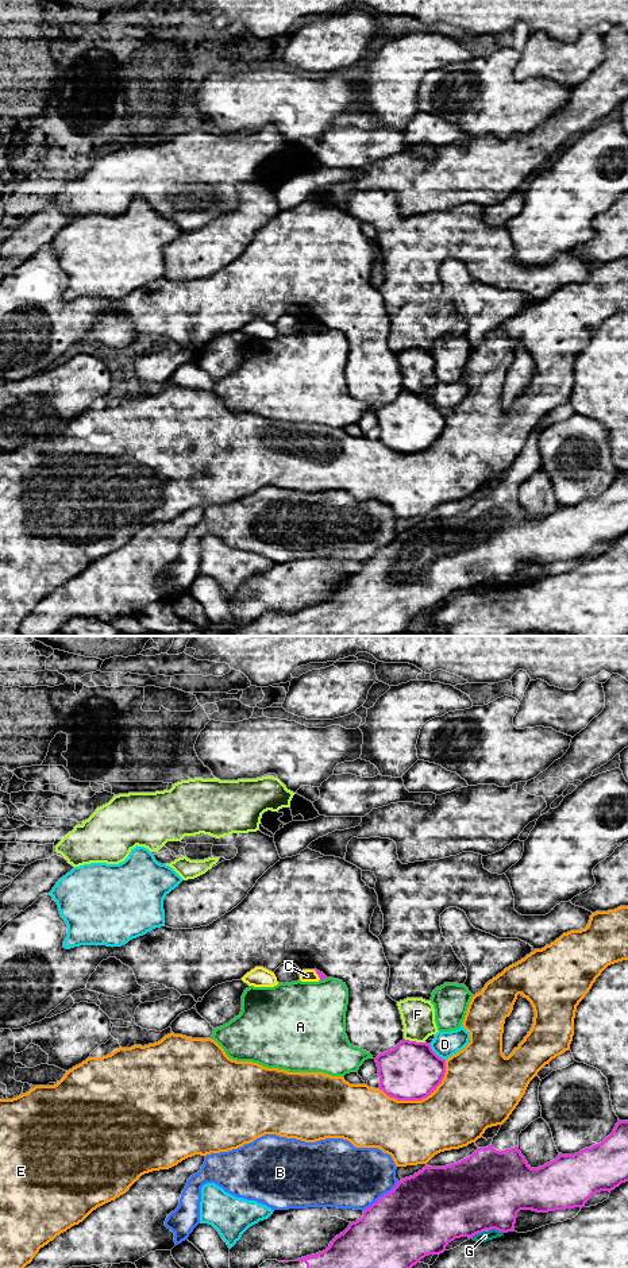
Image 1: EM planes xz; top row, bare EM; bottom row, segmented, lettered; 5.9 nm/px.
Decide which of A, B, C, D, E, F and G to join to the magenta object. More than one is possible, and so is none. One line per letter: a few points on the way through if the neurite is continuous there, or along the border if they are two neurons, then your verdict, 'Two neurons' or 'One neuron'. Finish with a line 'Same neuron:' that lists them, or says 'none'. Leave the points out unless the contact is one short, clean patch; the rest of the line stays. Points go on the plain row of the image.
A: Two neurons
B: Two neurons
C: Boundary: xz (314, 322), (320, 331). Two neurons
D: Two neurons
E: Two neurons
F: Two neurons
G: Two neurons
Same neuron: none

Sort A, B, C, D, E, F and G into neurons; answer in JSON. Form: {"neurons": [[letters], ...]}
{"neurons": [["A"], ["B"], ["C"], ["D"], ["E"], ["F"], ["G"]]}

